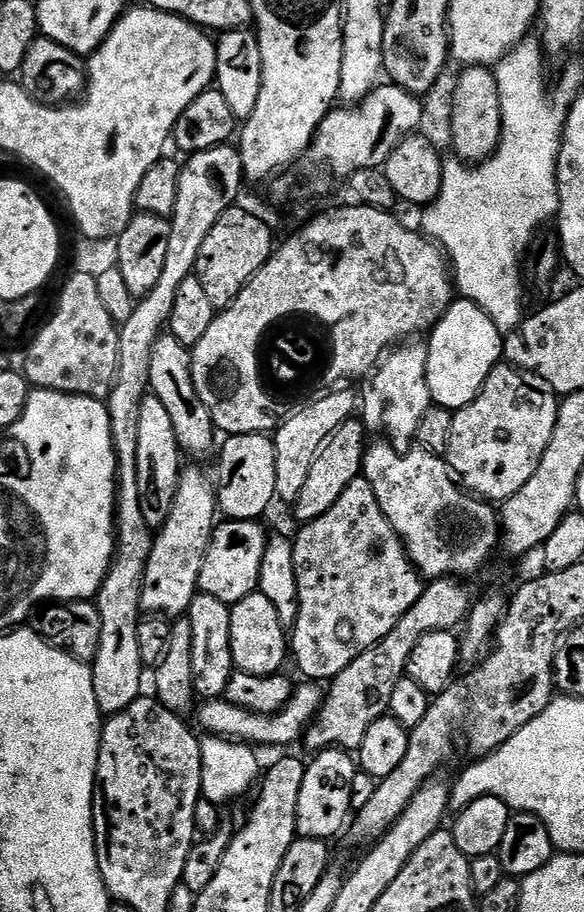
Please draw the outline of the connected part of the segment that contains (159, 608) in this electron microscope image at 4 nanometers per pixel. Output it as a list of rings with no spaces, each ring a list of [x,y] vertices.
[[[185,467],[180,473],[178,494],[170,518],[155,533],[146,574],[142,582],[141,609],[165,618],[185,615],[190,602],[198,595],[202,562],[208,553],[212,532],[218,523],[216,484],[200,468]]]

